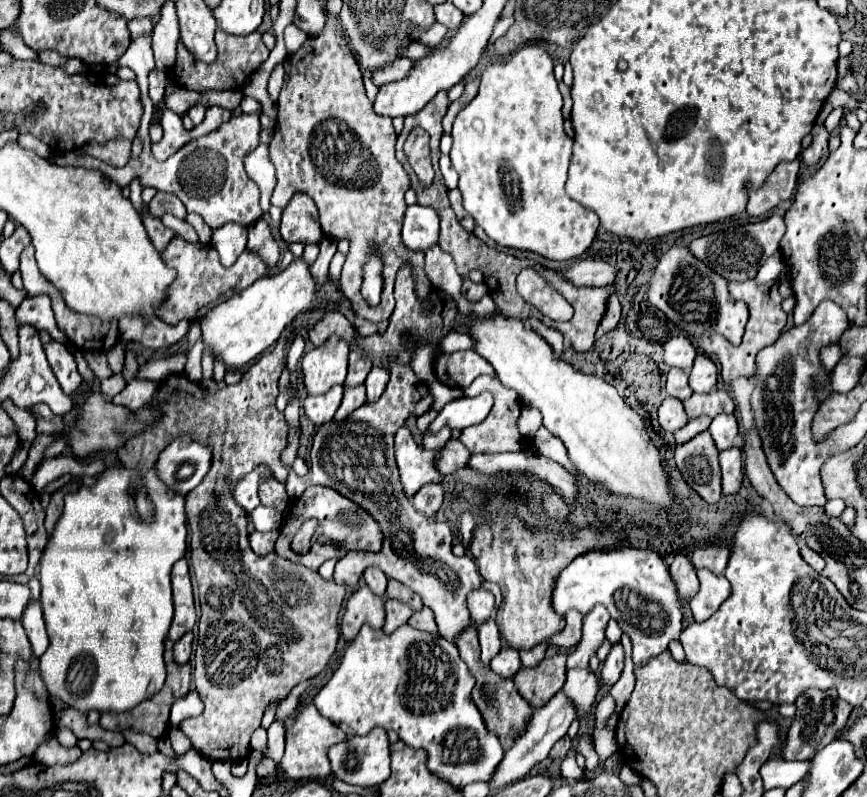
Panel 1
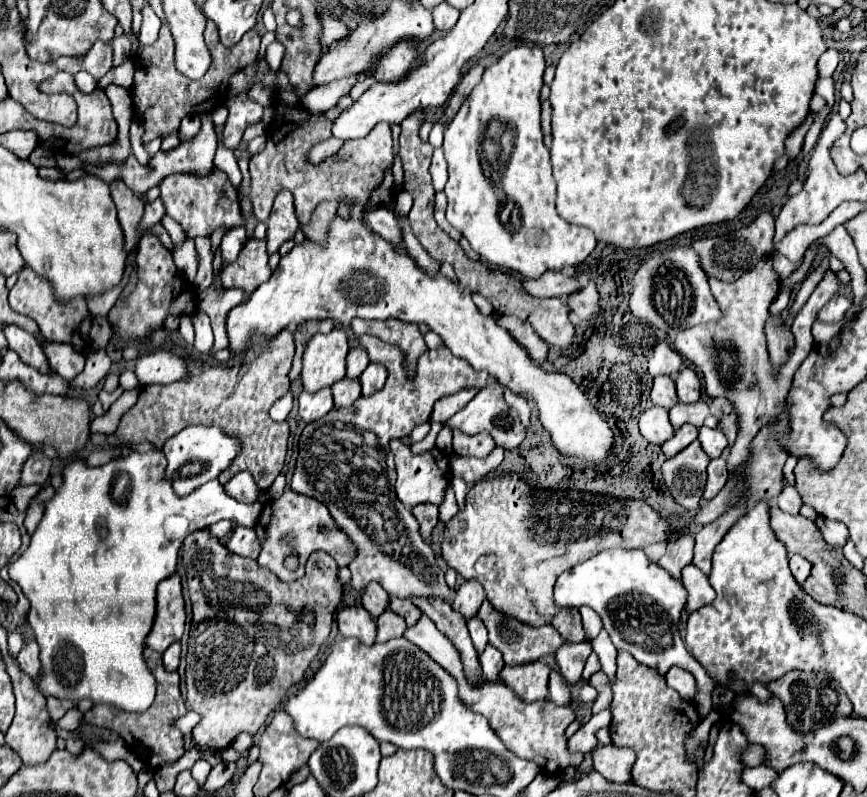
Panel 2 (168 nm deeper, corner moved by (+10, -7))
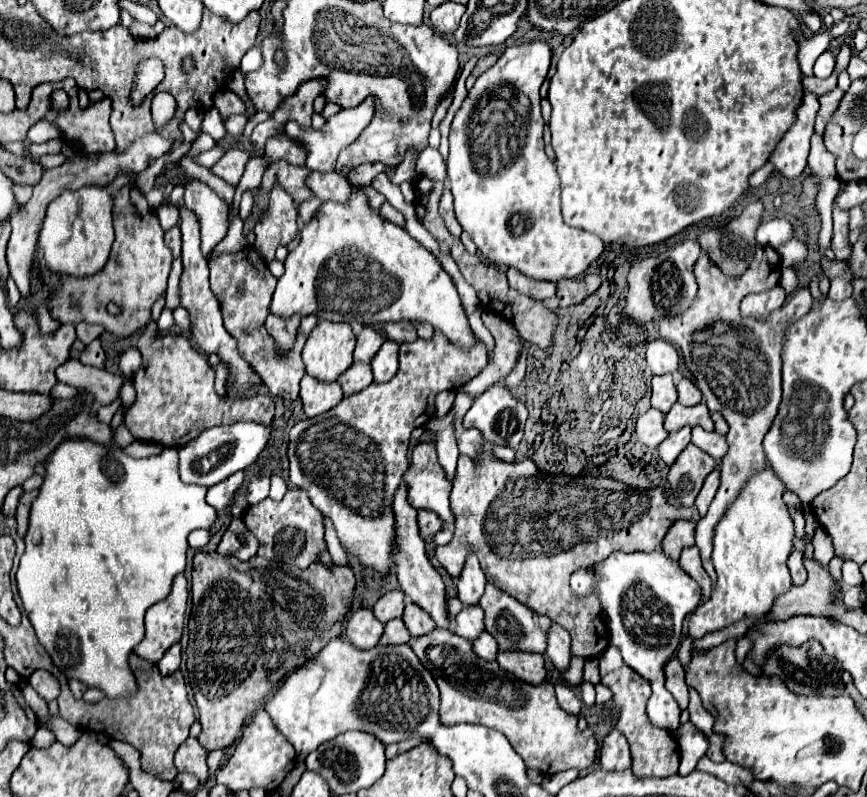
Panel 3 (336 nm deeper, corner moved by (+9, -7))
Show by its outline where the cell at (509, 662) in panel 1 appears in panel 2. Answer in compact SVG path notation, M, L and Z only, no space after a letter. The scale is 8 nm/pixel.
M486 646L484 652L478 656L478 662L482 666L482 674L488 678L488 680L496 680L500 676L500 670L504 666L504 660L502 660L502 654L494 648L494 646Z

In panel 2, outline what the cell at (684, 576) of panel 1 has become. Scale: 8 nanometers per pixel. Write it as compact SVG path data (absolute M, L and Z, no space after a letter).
M682 534L678 540L668 542L666 554L660 558L660 566L668 570L674 578L680 578L680 572L686 564L692 564L694 556L694 536L692 534Z

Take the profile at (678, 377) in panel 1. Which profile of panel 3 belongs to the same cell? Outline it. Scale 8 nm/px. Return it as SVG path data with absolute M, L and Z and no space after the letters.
M663 374L663 376L653 376L651 380L651 406L661 410L663 414L667 414L671 410L671 406L677 402L677 390L675 390L675 382L671 374Z

